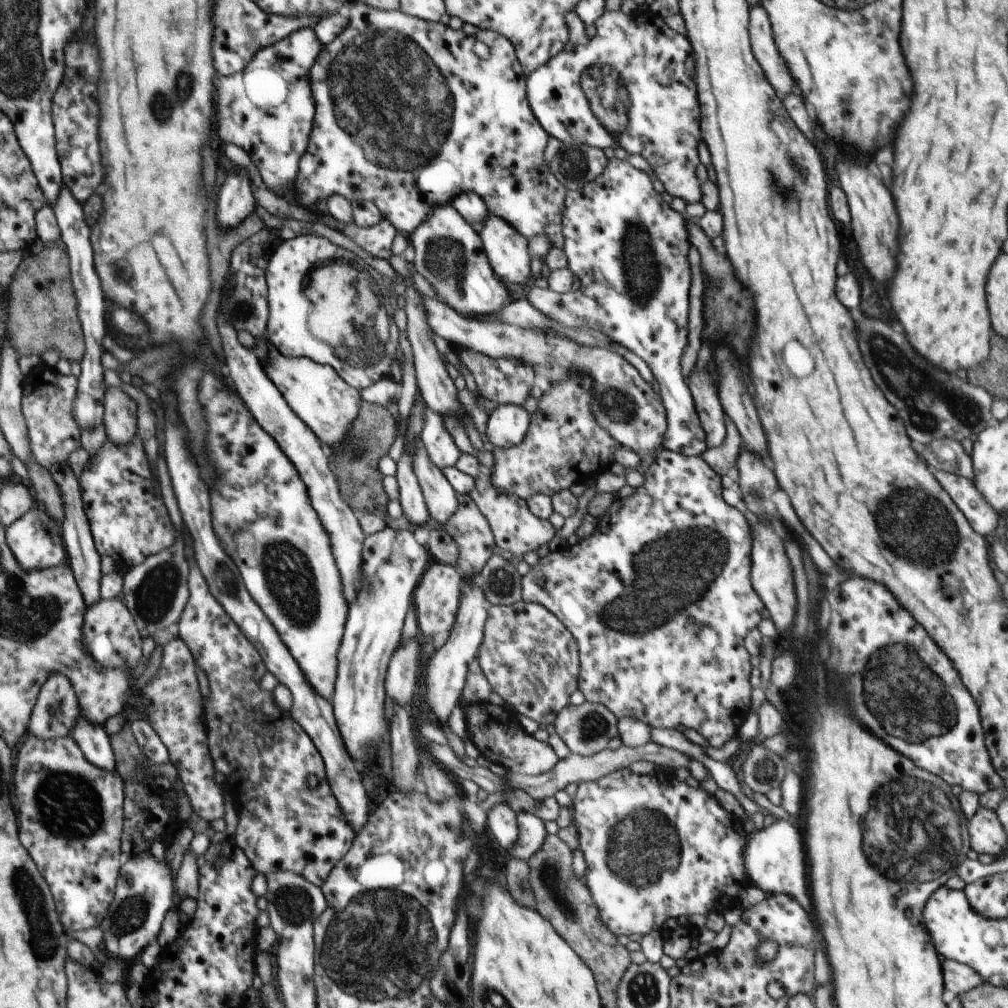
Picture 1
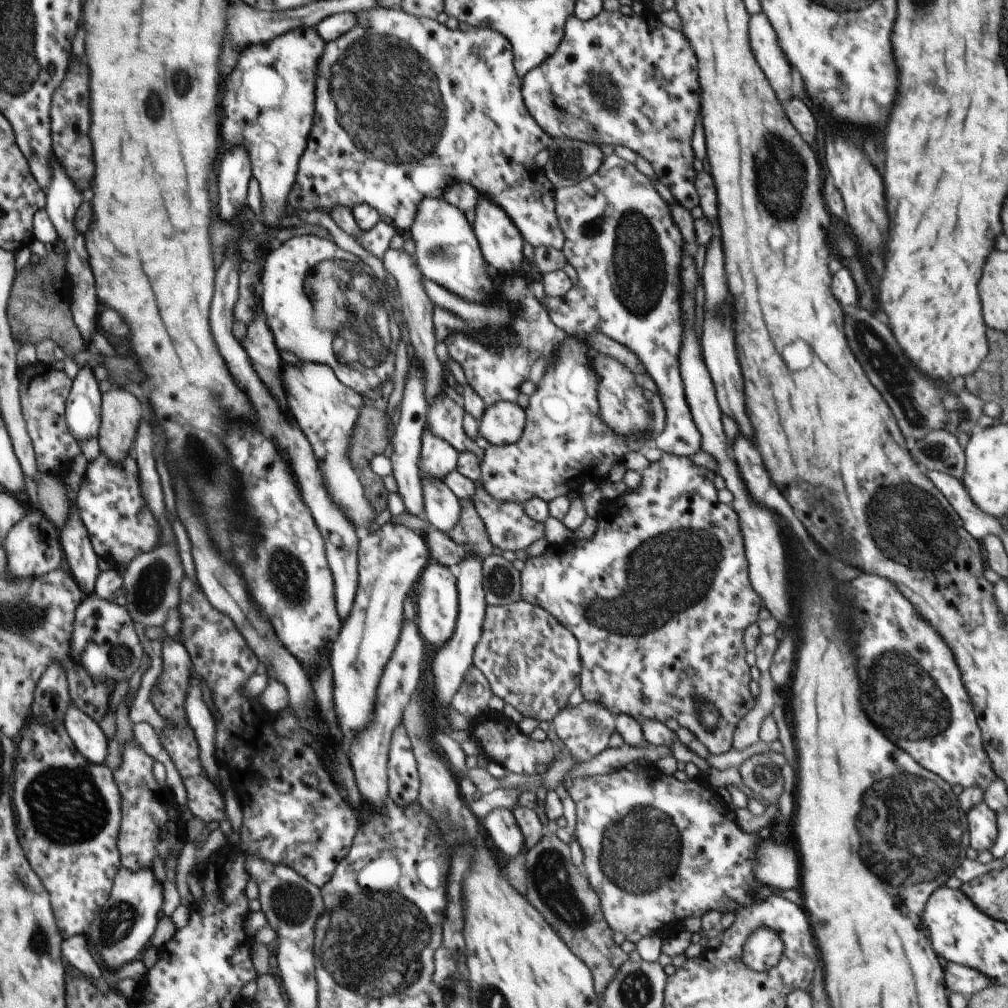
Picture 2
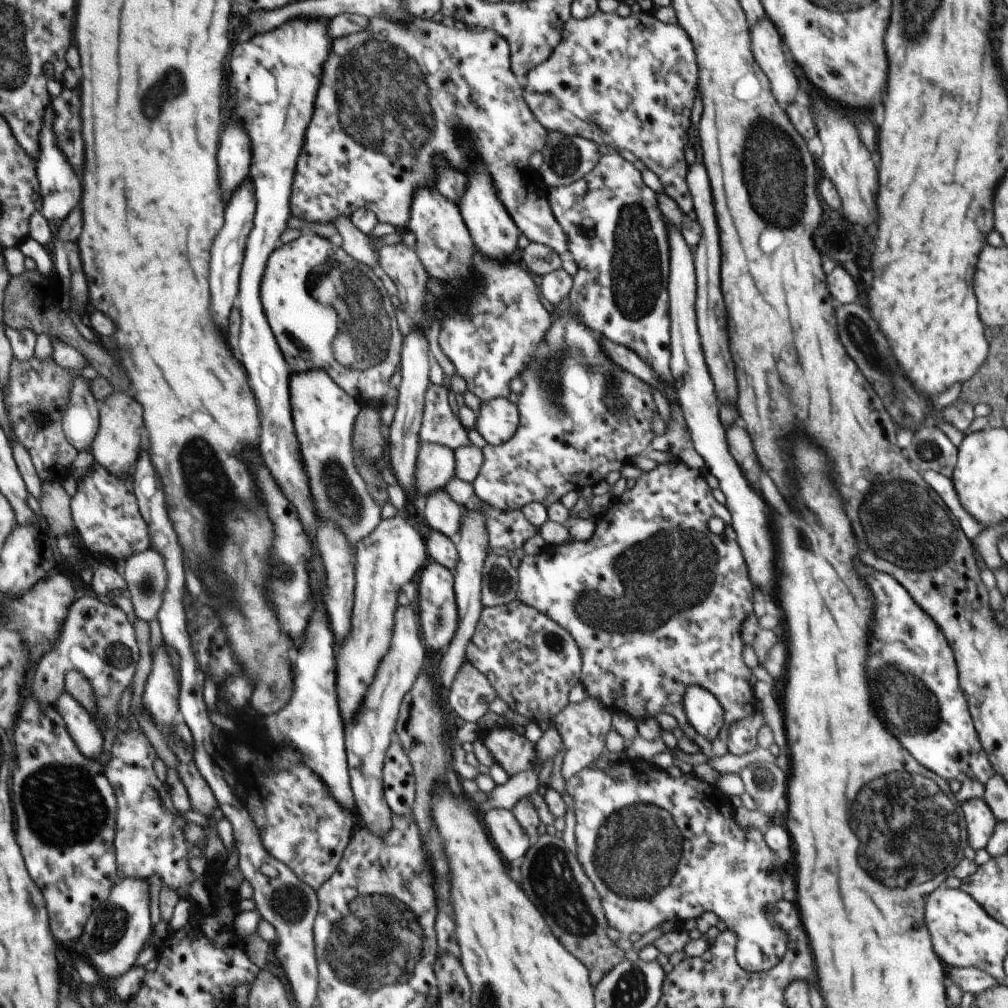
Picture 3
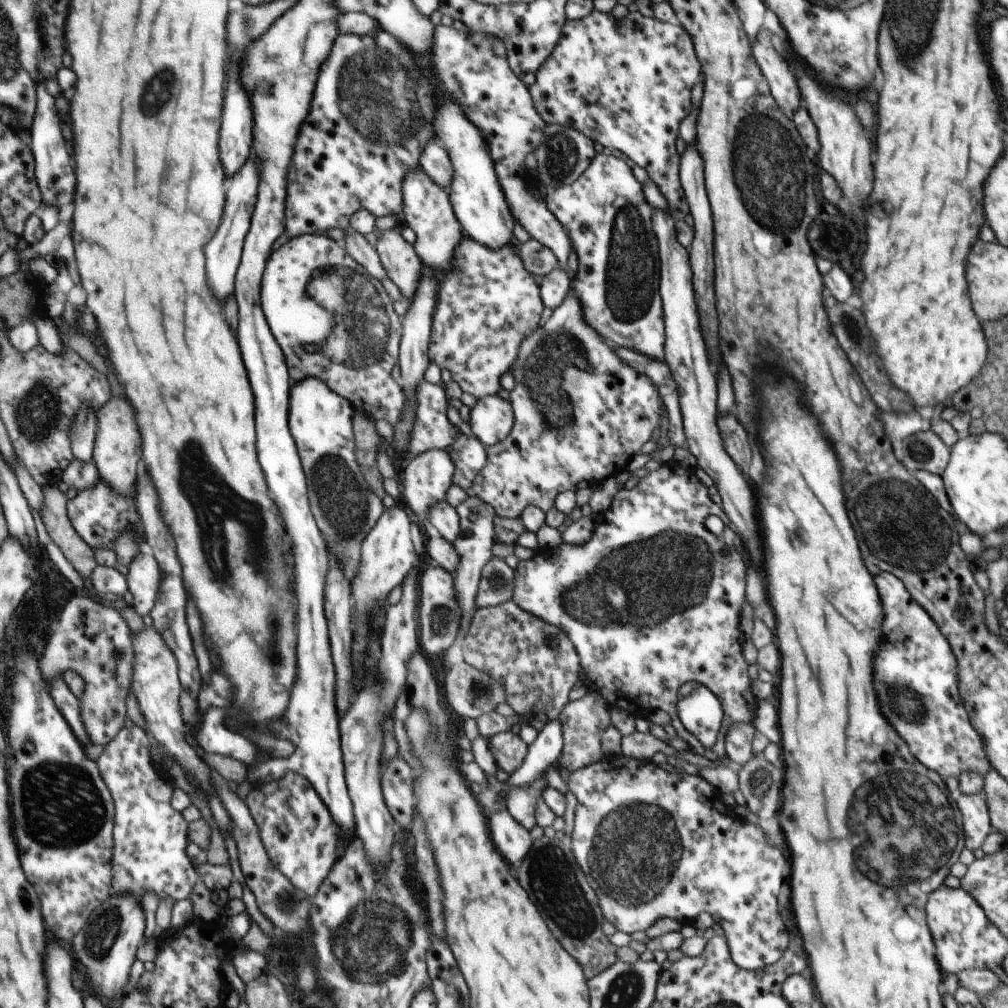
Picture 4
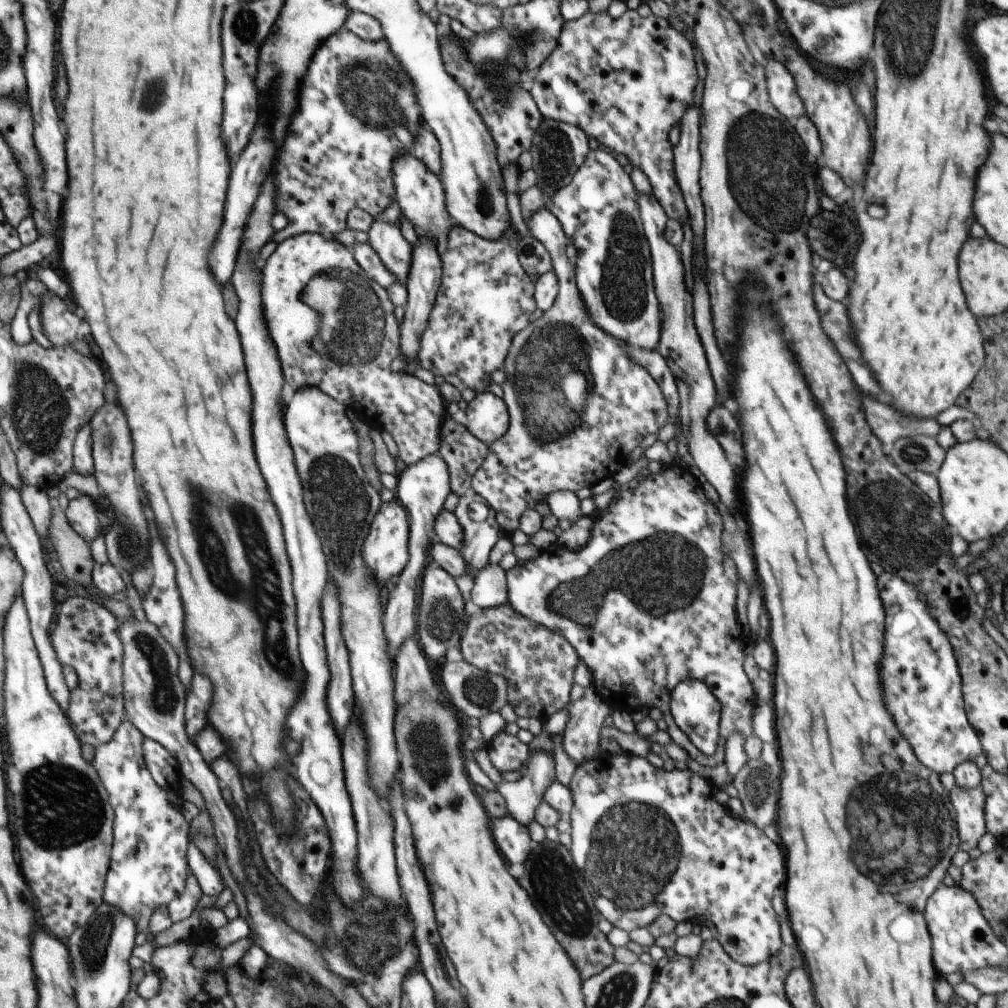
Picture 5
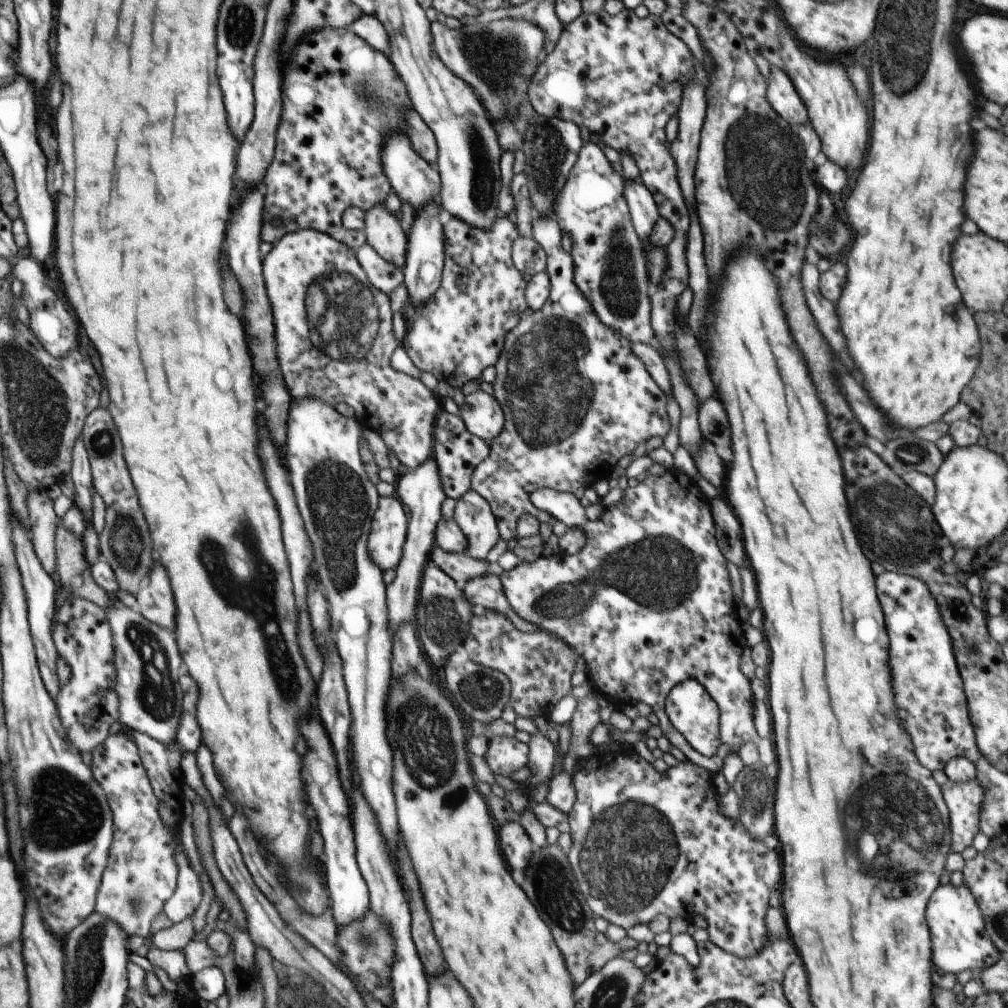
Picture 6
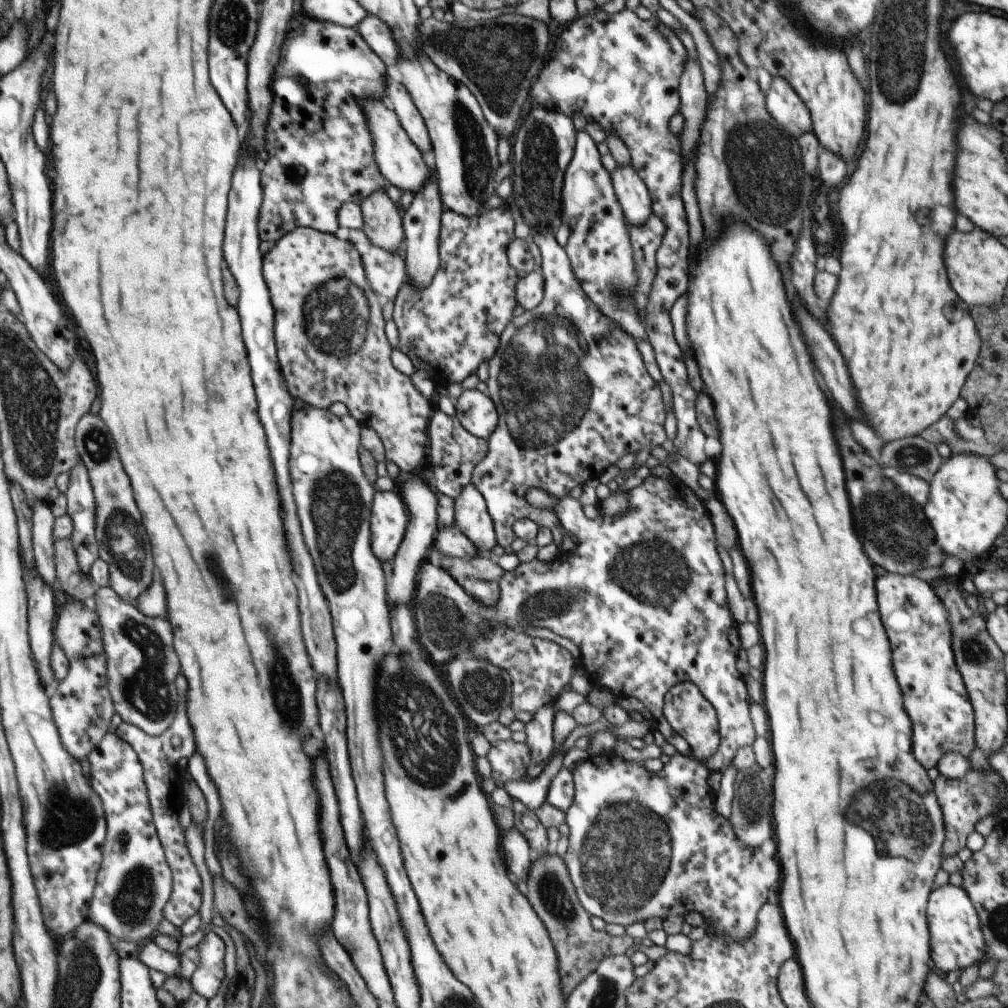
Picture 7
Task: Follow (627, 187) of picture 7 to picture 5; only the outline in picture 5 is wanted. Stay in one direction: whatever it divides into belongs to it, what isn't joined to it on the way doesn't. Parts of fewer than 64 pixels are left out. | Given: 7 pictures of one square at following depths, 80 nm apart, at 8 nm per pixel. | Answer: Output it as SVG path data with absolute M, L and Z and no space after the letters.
M640 195L638 200L643 231L651 250L655 293L661 306L661 337L656 350L666 360L668 368L674 375L679 392L679 422L682 438L686 440L691 454L692 464L696 465L714 486L722 504L738 506L738 476L730 462L724 456L718 440L710 432L707 416L716 406L716 386L710 376L706 354L700 342L700 336L694 328L694 310L692 294L686 290L686 272L682 266L680 252L665 237L668 215L654 195Z

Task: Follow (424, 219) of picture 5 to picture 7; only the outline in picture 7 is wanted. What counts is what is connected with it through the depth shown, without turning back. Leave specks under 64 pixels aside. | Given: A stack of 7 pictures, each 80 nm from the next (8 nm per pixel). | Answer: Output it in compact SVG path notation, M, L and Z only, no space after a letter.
M365 99L361 105L373 138L374 156L380 172L388 184L399 188L401 192L417 193L431 178L429 159L416 148L398 120L397 114L387 101Z

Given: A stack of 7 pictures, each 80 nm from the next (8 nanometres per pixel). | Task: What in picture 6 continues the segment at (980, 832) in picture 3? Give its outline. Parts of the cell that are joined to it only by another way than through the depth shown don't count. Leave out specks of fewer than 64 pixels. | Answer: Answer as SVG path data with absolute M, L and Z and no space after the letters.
M950 779L941 786L949 808L951 826L951 849L961 853L973 843L975 834L981 830L980 817L985 801L985 785L977 779L957 783Z

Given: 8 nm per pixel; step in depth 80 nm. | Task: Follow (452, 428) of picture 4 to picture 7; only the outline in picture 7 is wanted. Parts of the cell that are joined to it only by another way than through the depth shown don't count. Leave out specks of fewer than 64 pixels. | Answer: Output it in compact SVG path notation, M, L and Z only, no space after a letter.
M298 227L287 232L278 242L273 244L265 255L263 255L263 277L268 287L270 298L275 310L275 343L277 346L277 357L284 375L289 393L293 398L300 402L315 406L321 409L330 408L334 402L342 402L352 415L362 426L369 426L374 429L382 444L385 446L385 457L396 463L402 472L411 472L416 470L418 466L425 465L426 443L428 442L427 428L432 414L435 412L435 400L428 400L415 386L412 379L401 372L398 372L391 361L393 351L386 334L384 333L384 325L386 321L382 317L382 307L384 301L377 295L370 286L368 277L366 276L361 255L356 248L347 240L338 239L335 234L323 233L310 227Z

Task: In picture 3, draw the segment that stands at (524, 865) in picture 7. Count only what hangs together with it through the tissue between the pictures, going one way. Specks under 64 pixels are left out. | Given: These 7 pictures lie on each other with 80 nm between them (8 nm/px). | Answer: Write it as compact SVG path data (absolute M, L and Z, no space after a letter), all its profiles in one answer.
M492 809L484 812L481 817L489 838L492 838L496 850L500 850L499 854L507 865L523 858L532 840L512 811Z

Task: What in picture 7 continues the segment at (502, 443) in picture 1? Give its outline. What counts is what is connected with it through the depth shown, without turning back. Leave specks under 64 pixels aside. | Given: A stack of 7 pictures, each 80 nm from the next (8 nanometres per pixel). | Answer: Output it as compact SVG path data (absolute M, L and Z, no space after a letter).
M478 389L462 391L459 399L454 401L454 406L456 409L455 415L470 434L488 440L490 435L497 429L499 421L497 406L489 396L478 391Z

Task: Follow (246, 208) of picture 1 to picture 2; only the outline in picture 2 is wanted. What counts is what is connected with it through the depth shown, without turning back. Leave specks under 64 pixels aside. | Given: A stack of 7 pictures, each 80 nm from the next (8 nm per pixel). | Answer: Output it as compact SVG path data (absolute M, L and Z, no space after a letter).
M234 145L231 152L225 152L218 172L218 212L222 220L230 222L246 206L248 181L252 178L251 162L243 147Z

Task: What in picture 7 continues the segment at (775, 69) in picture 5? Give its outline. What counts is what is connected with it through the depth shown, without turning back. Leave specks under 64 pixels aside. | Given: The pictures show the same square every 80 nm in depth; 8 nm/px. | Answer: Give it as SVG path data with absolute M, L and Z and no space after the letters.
M773 76L770 89L765 94L765 103L779 126L796 138L806 131L812 131L808 107L783 76Z

